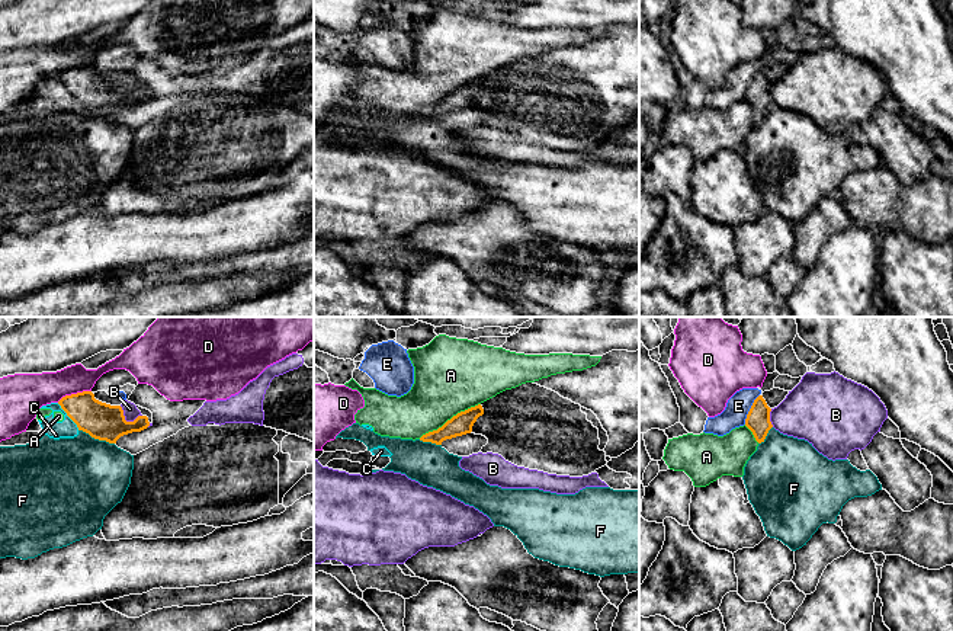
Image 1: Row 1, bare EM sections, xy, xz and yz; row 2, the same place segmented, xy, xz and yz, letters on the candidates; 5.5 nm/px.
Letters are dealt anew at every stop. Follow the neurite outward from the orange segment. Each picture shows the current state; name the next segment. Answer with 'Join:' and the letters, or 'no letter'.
Join: no letter

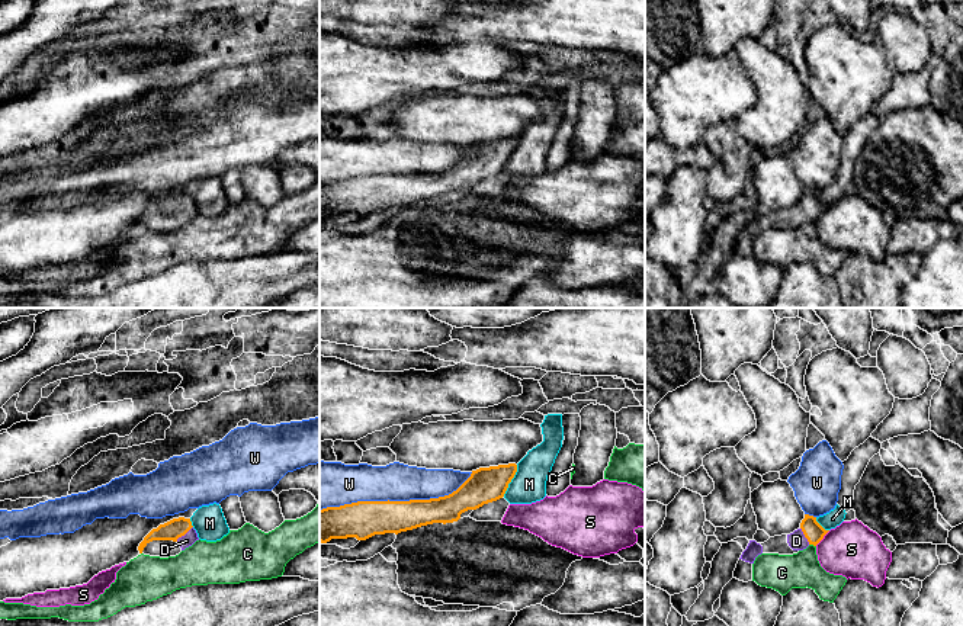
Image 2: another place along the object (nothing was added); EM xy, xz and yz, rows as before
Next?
Join: D

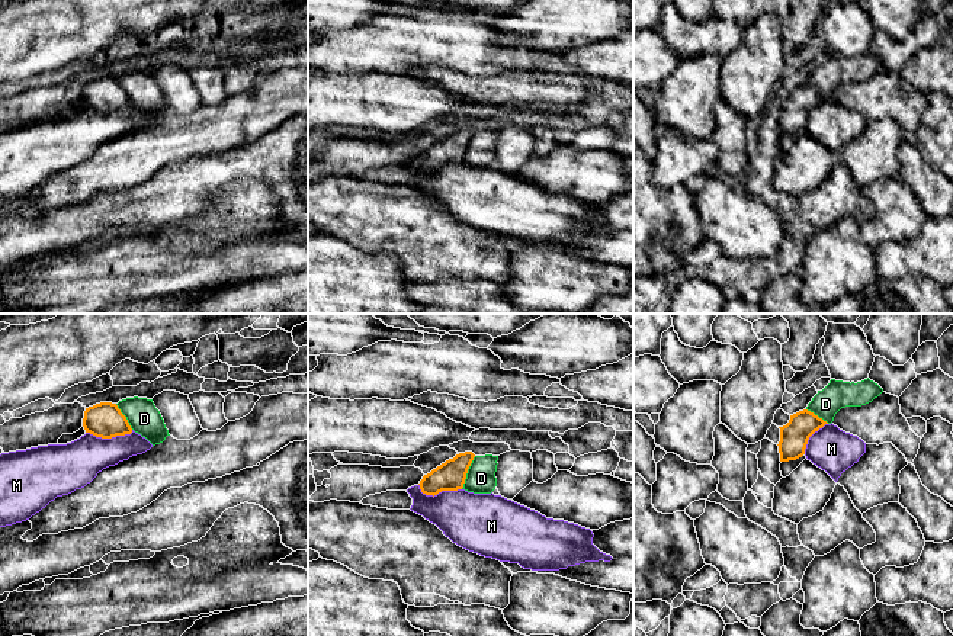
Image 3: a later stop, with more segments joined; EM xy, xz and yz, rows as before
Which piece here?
Join: no letter

